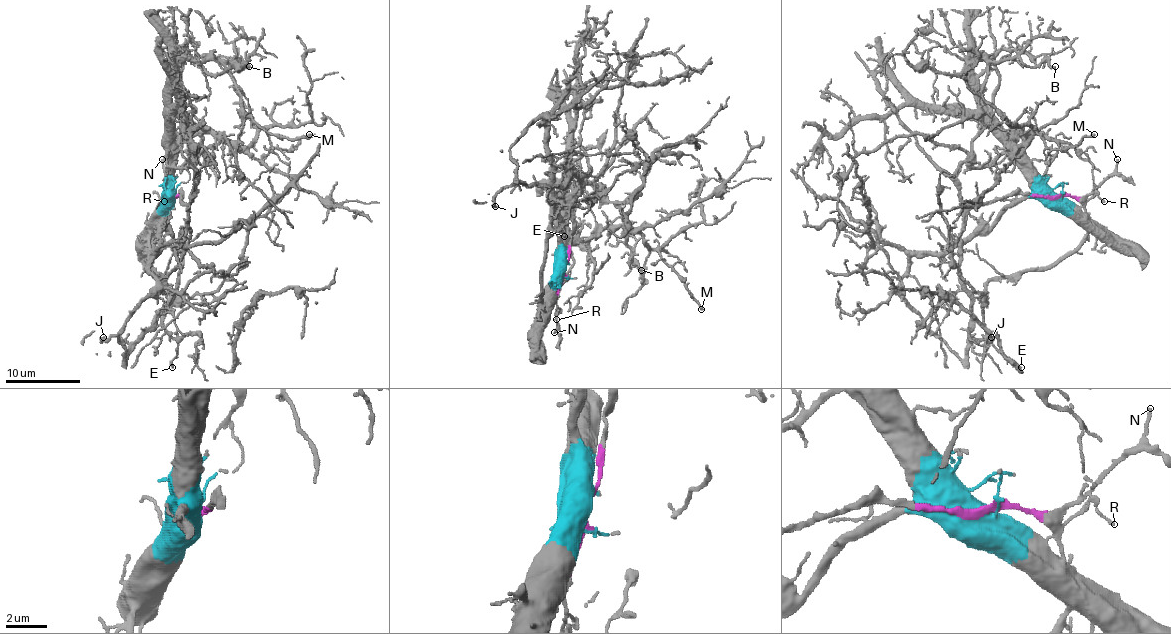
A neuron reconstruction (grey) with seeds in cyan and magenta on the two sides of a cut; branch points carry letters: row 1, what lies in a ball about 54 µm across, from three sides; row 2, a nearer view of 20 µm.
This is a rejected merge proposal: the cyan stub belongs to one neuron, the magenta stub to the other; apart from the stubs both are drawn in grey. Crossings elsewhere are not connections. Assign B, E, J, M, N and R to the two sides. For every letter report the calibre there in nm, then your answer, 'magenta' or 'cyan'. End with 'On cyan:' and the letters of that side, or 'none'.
B: 170 nm thick; cyan
E: 100 nm thick; cyan
J: 200 nm thick; magenta
M: 200 nm thick; cyan
N: 120 nm thick; magenta
R: 90 nm thick; magenta
On cyan: B, E, M

